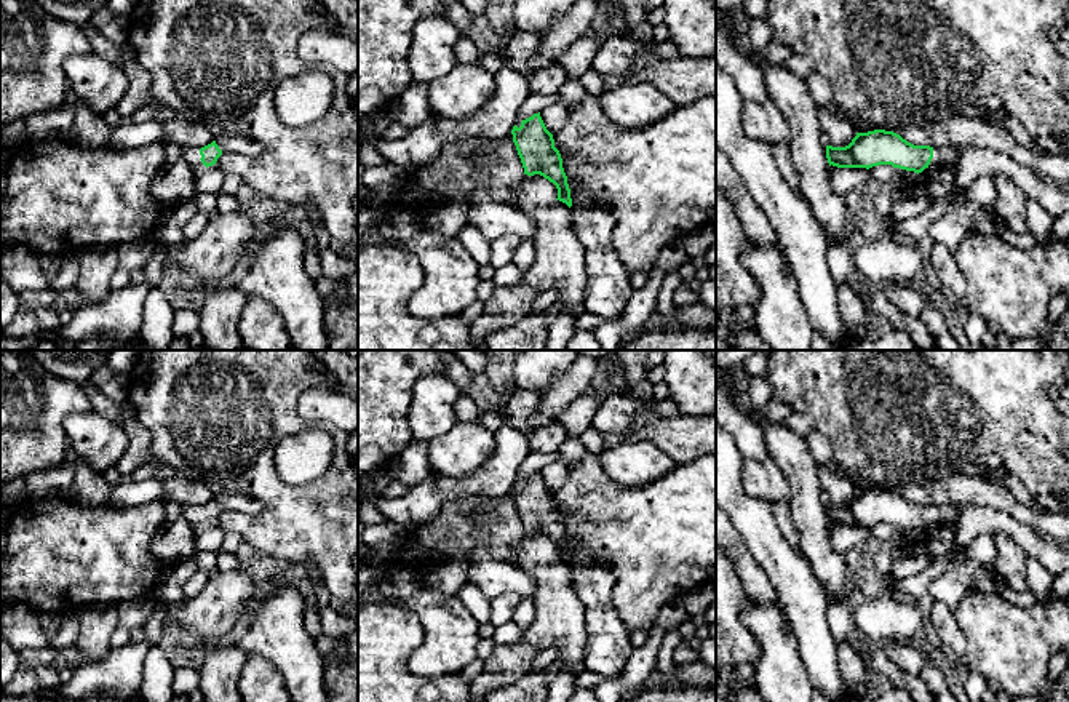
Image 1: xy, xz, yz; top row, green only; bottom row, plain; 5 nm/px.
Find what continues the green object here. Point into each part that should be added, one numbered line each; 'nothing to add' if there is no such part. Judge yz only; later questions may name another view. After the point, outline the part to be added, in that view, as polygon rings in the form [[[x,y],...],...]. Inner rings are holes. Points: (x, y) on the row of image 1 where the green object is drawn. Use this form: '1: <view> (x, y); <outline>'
1: yz (948, 154); [[[943,146],[943,147],[933,147],[933,158],[928,165],[952,165],[957,163],[960,158],[960,149],[957,146]]]

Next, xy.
1: xy (192, 155); [[[185,147],[182,149],[182,158],[189,163],[192,170],[197,173],[205,170],[206,166],[201,163],[201,155],[200,155],[201,147]]]

